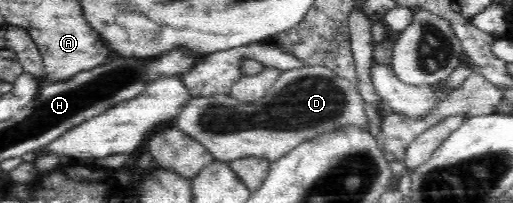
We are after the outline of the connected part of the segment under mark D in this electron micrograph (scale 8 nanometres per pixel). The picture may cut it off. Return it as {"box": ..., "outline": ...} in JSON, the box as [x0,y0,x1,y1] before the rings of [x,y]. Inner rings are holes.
{"box":[178,65,368,162],"outline":[[[300,65],[298,69],[282,72],[267,95],[256,102],[240,102],[230,94],[208,95],[206,98],[188,99],[178,113],[178,129],[184,130],[190,137],[207,149],[217,161],[233,162],[242,157],[261,157],[270,162],[296,149],[300,143],[310,141],[327,130],[338,126],[364,126],[368,128],[368,115],[364,110],[365,102],[360,91],[350,80],[339,76],[324,66]]]}

